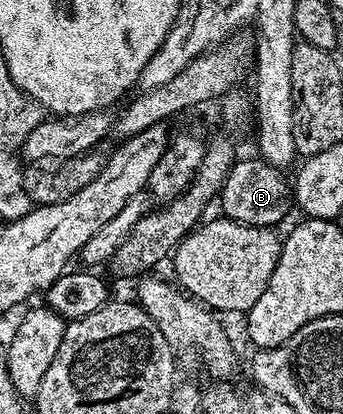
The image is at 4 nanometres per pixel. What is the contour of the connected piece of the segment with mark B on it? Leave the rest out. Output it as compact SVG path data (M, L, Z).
M259 156L241 157L232 166L226 176L224 189L218 195L218 206L221 206L223 217L241 222L247 226L279 227L279 222L293 209L293 187L284 179L285 171L279 166L271 166Z

